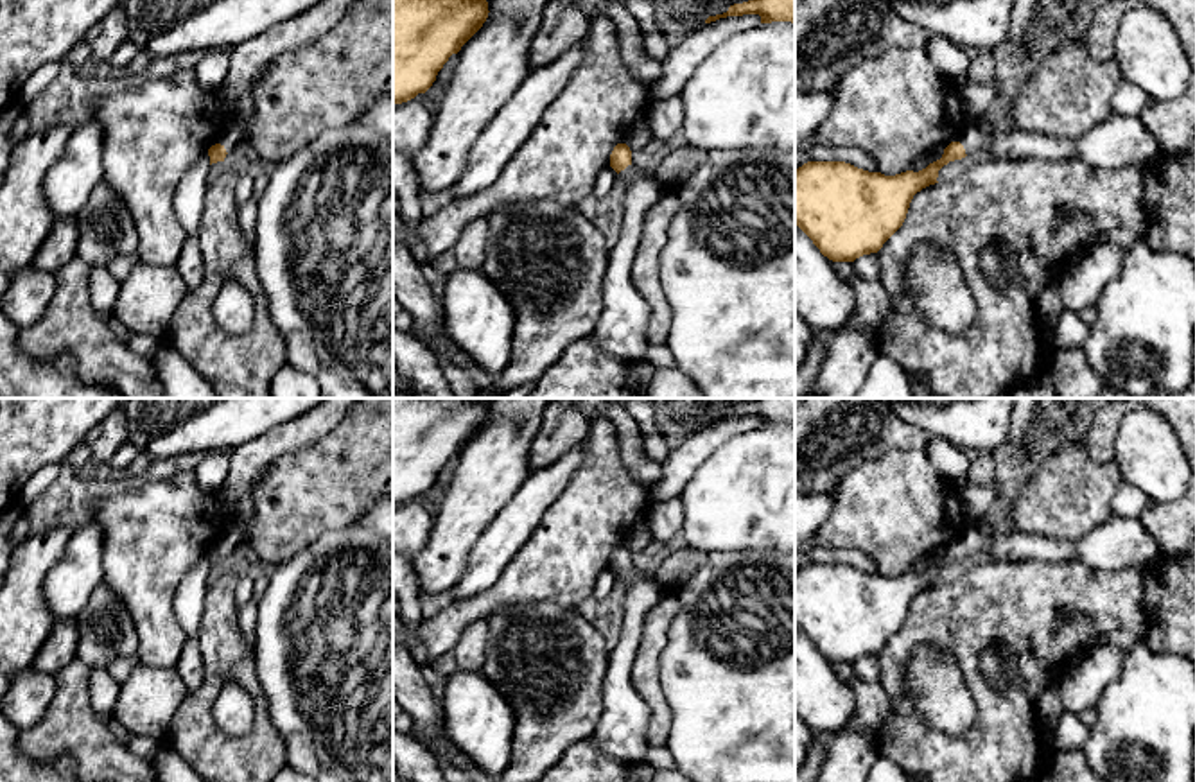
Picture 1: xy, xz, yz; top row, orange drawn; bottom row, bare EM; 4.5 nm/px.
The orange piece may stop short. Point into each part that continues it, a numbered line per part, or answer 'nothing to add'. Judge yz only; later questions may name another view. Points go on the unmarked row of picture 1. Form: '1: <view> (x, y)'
1: yz (1116, 544)

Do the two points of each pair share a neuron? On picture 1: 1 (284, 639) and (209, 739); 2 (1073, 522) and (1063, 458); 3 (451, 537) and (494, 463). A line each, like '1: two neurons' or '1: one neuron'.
1: two neurons
2: one neuron
3: one neuron

